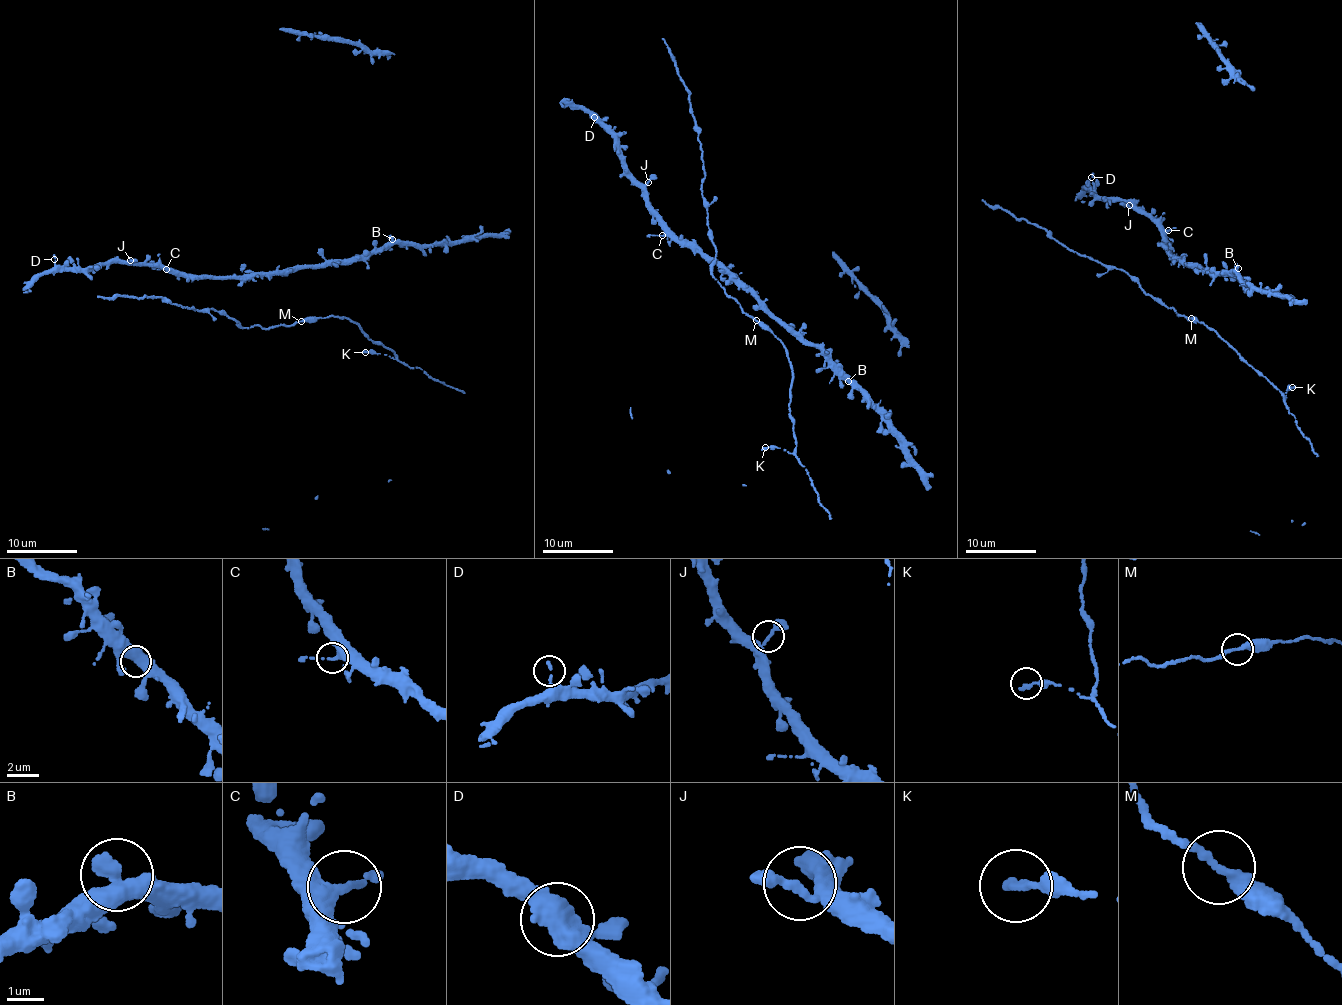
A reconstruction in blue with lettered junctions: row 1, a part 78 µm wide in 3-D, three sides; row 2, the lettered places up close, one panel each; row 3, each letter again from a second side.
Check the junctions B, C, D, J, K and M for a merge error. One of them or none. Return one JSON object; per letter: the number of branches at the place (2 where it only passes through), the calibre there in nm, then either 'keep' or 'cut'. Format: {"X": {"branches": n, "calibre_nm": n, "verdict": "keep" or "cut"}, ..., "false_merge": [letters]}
{"B": {"branches": 2, "calibre_nm": 420, "verdict": "keep"}, "C": {"branches": 2, "calibre_nm": 280, "verdict": "keep"}, "D": {"branches": 1, "calibre_nm": 260, "verdict": "keep"}, "J": {"branches": 2, "calibre_nm": 260, "verdict": "keep"}, "K": {"branches": 1, "calibre_nm": 280, "verdict": "keep"}, "M": {"branches": 2, "calibre_nm": 280, "verdict": "keep"}, "false_merge": []}

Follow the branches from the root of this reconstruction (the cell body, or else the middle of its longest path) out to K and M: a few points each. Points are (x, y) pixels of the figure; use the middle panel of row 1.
K: (716, 258), (712, 276), (744, 313), (782, 343), (793, 373), (789, 407), (794, 449), (789, 454), (765, 447)
M: (716, 258), (712, 276), (744, 313), (756, 320)

